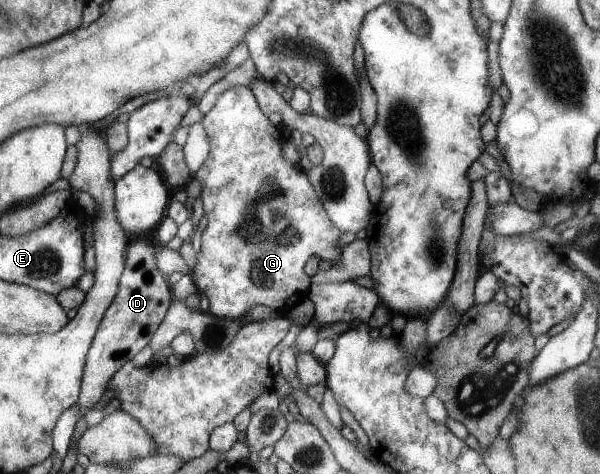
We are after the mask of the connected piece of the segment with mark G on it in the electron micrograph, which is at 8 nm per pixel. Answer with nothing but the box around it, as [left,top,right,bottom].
[190,86,344,321]

